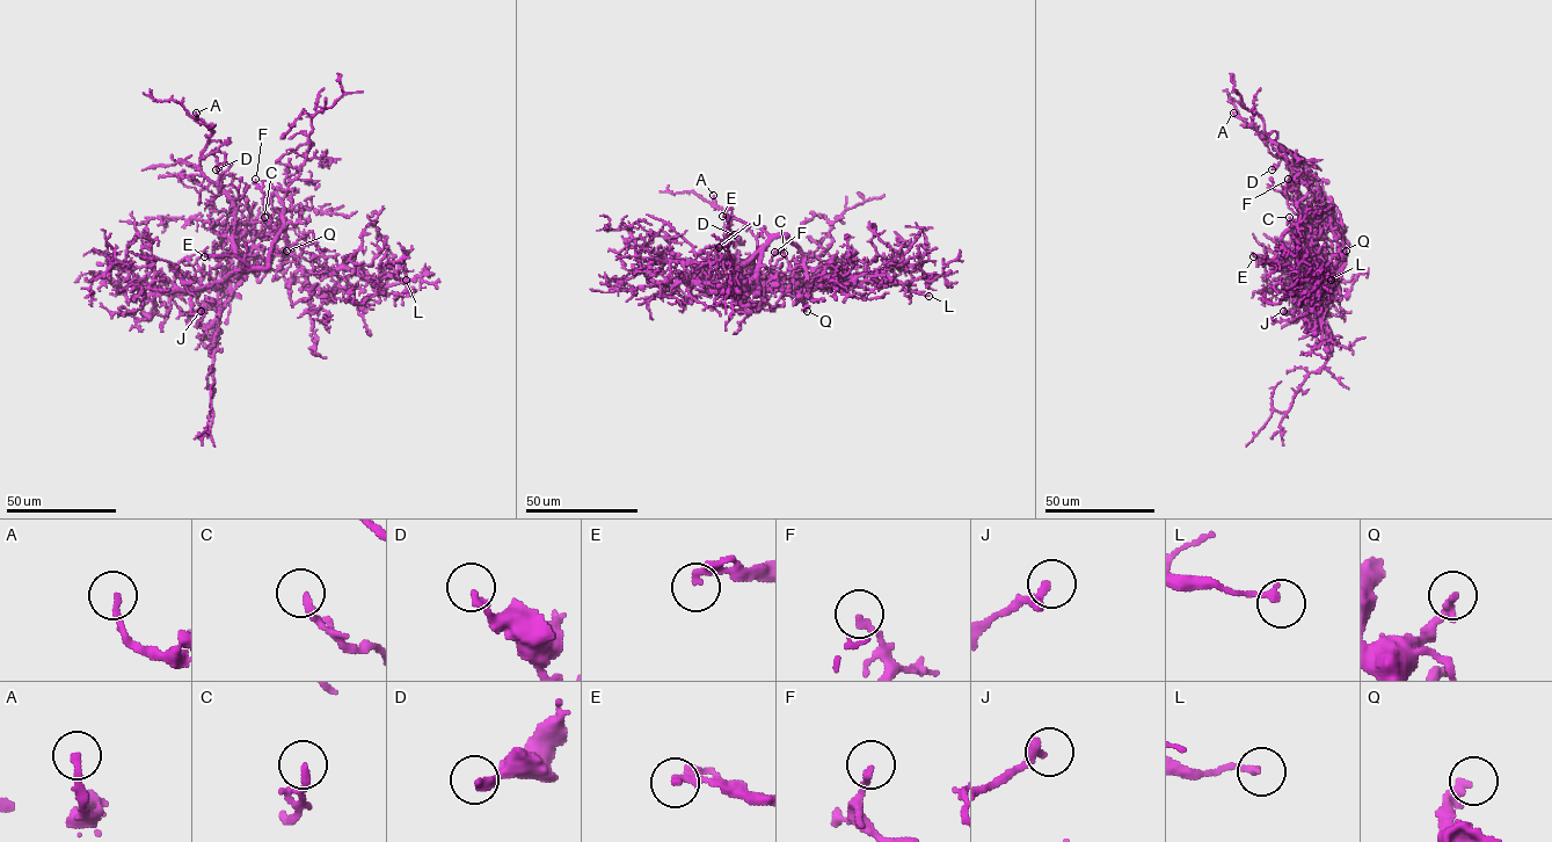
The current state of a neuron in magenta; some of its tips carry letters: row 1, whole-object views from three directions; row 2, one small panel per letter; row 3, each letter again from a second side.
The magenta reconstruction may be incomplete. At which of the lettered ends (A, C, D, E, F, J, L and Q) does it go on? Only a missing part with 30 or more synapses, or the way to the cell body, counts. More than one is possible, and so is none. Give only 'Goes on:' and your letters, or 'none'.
Goes on: E, J

